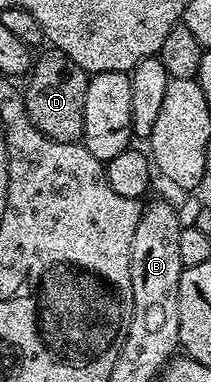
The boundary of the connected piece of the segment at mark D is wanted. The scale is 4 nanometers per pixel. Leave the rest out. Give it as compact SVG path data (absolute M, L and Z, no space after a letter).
M55 49L41 50L35 56L27 76L28 88L22 94L26 113L30 121L46 137L59 143L79 143L84 138L84 114L86 113L86 89L88 88L89 72L83 71L66 53Z

